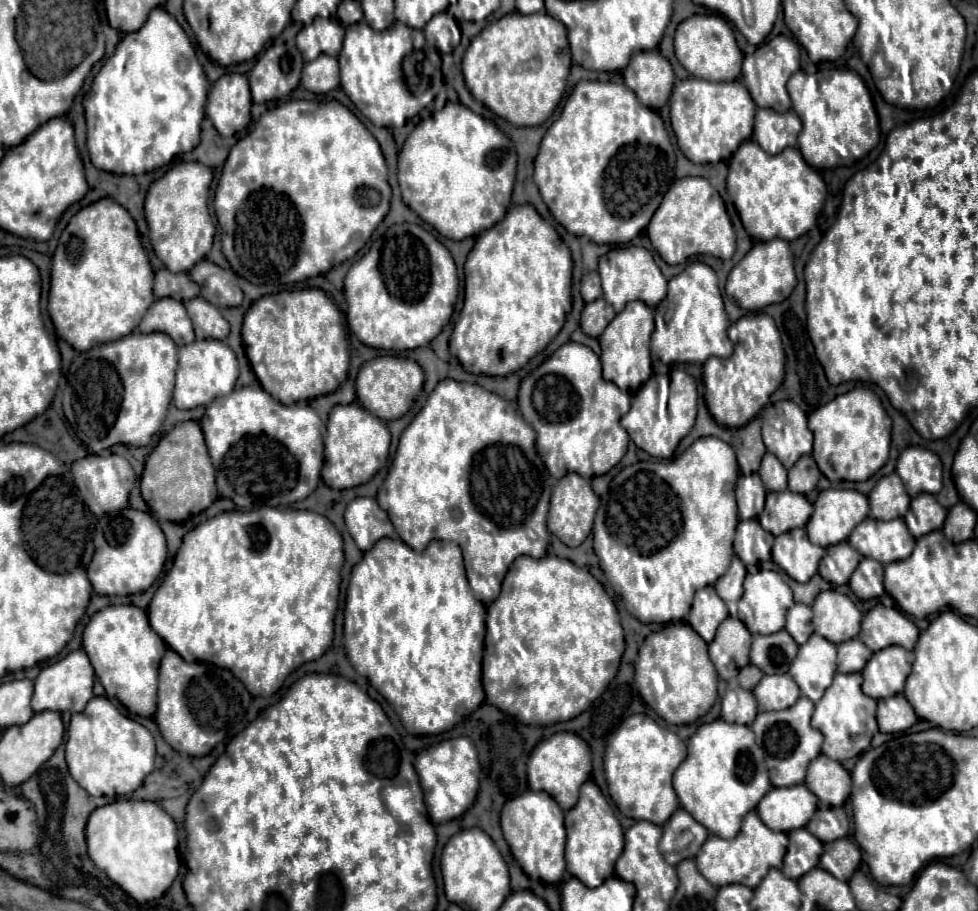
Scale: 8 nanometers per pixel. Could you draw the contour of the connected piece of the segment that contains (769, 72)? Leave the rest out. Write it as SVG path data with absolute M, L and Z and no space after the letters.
M783 35L763 43L753 54L744 57L740 80L745 87L749 87L749 93L757 107L769 107L775 109L777 113L785 113L791 109L791 99L787 97L785 85L787 79L799 69L799 57L801 57L799 43Z

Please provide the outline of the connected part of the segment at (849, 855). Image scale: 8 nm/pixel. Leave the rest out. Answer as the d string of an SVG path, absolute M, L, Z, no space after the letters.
M837 839L825 845L825 853L819 859L819 867L827 869L839 881L849 881L861 861L859 847L849 839Z

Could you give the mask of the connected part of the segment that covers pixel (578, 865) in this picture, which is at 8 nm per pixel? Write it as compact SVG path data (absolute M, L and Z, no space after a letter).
M593 781L583 783L581 797L575 809L569 809L565 815L565 829L567 829L567 849L565 849L567 871L573 877L579 877L579 881L583 881L587 887L601 885L607 877L613 875L615 861L623 851L623 829L611 805L607 803L601 789Z

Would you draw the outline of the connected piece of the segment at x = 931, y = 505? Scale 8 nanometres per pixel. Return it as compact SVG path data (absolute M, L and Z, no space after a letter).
M921 493L911 501L911 507L904 516L904 521L913 537L921 537L935 529L941 529L945 515L947 509L941 507L933 495Z

